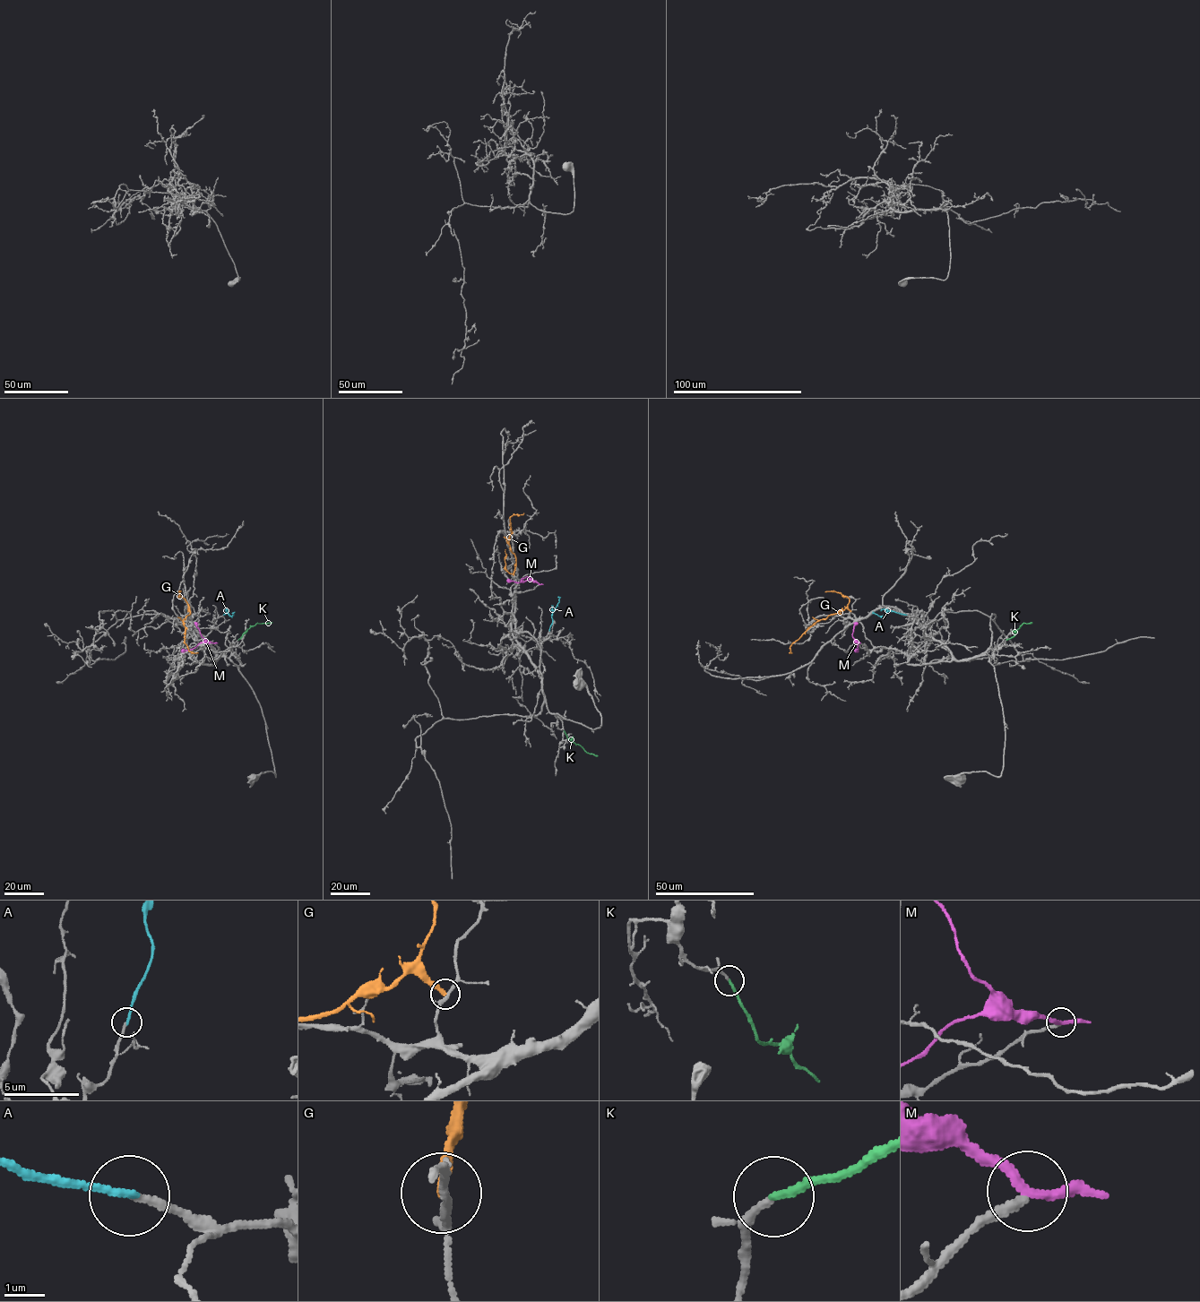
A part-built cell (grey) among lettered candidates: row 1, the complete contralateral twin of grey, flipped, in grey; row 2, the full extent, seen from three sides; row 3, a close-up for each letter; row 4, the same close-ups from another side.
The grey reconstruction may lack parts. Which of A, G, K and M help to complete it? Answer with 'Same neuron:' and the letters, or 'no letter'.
Same neuron: A, K

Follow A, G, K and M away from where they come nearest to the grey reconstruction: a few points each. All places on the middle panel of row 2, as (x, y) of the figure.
A: (549, 630), (552, 613), (559, 601), (557, 597)
G: (513, 575), (516, 559), (509, 544), (510, 518), (523, 513)
K: (564, 731), (568, 738), (587, 753), (598, 755)
M: (539, 584), (531, 580), (517, 582), (506, 580)

